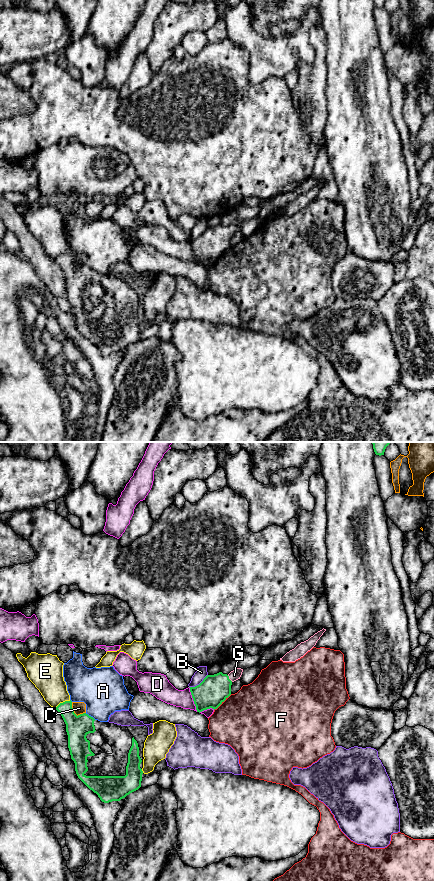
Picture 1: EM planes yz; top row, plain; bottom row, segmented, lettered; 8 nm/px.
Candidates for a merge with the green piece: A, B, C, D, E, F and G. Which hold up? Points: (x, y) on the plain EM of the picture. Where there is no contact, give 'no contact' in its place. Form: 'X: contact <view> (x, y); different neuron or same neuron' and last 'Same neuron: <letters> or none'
A: contact yz (90, 268); different neuron
B: contact yz (199, 236); different neuron
C: contact yz (74, 265); different neuron
D: contact yz (193, 251); different neuron
E: contact yz (63, 254); different neuron
F: contact yz (222, 253); different neuron
G: contact yz (228, 230); same neuron
Same neuron: G

